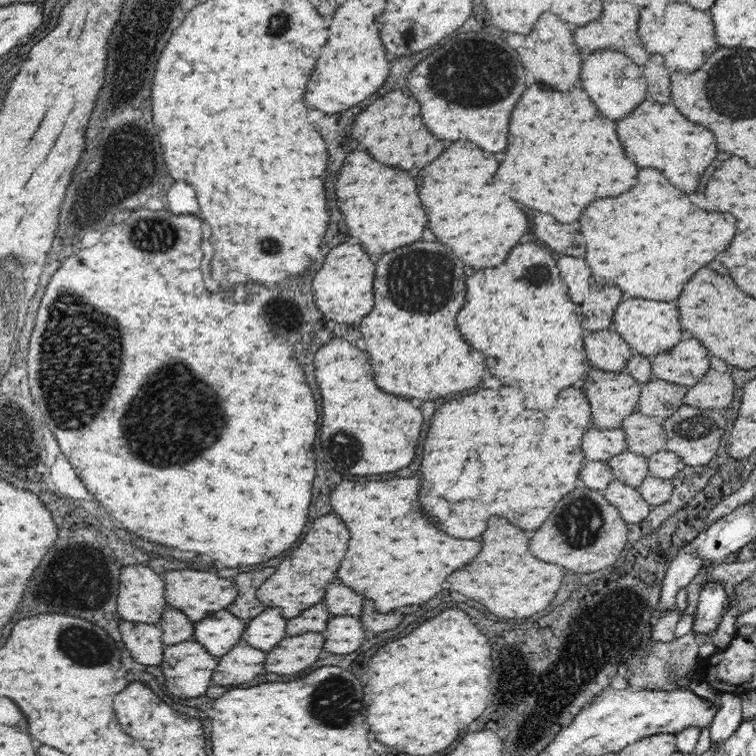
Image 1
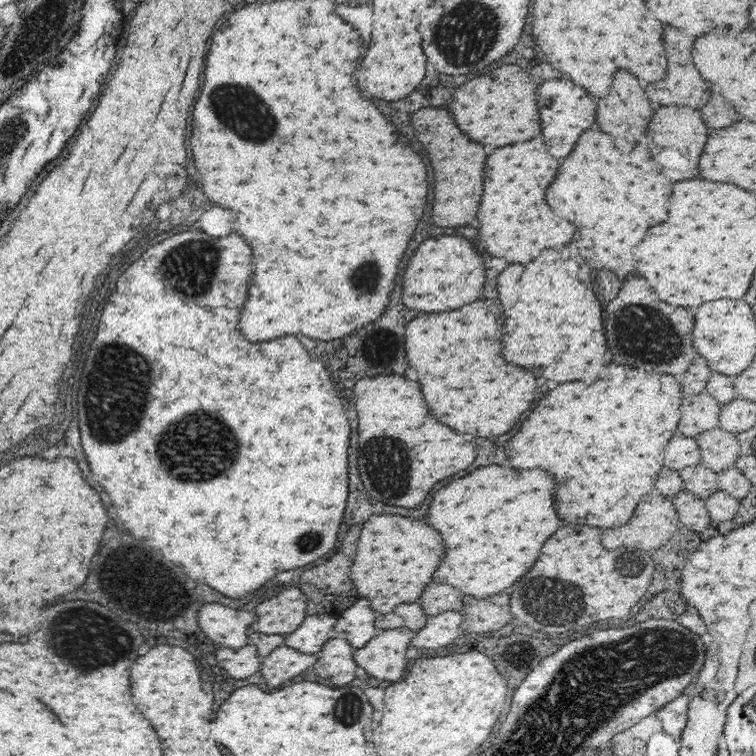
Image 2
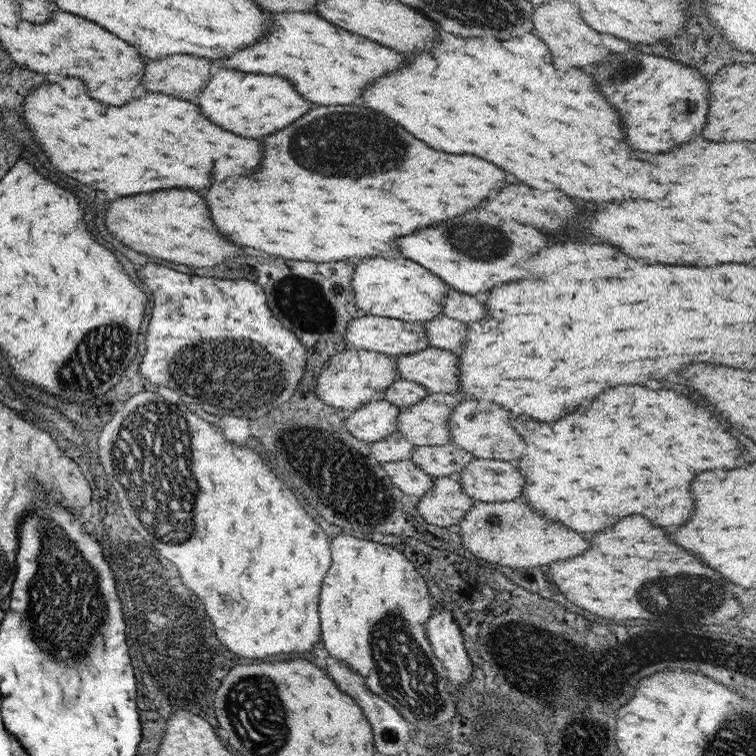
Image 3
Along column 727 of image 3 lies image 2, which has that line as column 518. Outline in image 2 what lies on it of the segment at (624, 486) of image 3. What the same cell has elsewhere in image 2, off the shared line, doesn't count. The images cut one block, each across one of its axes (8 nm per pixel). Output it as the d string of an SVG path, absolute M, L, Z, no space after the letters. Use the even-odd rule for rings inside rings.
M608 366L610 380L600 378L594 384L570 382L550 390L538 406L530 412L520 432L508 442L506 450L514 468L542 468L558 480L558 512L564 520L582 524L612 528L626 524L644 494L648 494L664 466L664 448L680 426L682 403L691 395L682 387L680 377L665 372L652 372L646 368Z

